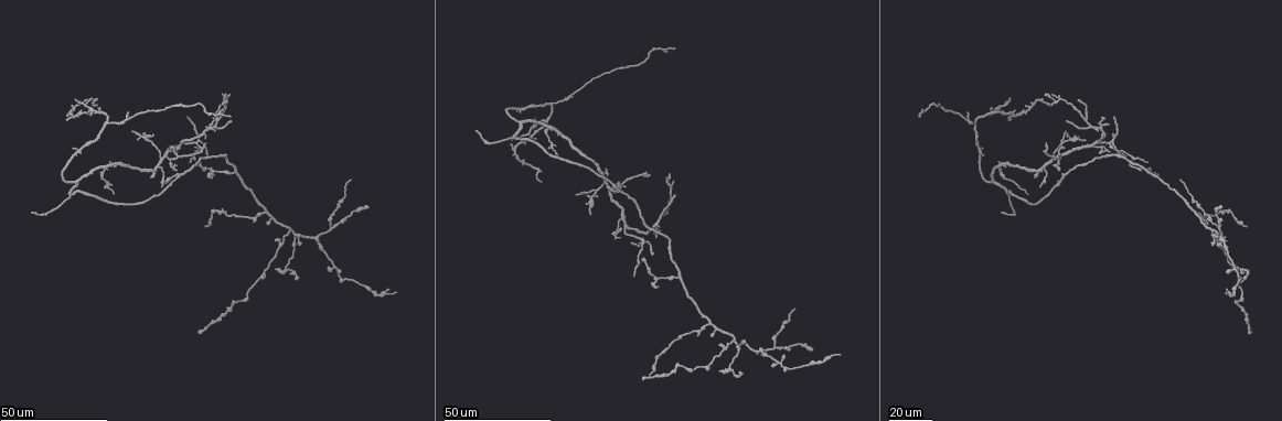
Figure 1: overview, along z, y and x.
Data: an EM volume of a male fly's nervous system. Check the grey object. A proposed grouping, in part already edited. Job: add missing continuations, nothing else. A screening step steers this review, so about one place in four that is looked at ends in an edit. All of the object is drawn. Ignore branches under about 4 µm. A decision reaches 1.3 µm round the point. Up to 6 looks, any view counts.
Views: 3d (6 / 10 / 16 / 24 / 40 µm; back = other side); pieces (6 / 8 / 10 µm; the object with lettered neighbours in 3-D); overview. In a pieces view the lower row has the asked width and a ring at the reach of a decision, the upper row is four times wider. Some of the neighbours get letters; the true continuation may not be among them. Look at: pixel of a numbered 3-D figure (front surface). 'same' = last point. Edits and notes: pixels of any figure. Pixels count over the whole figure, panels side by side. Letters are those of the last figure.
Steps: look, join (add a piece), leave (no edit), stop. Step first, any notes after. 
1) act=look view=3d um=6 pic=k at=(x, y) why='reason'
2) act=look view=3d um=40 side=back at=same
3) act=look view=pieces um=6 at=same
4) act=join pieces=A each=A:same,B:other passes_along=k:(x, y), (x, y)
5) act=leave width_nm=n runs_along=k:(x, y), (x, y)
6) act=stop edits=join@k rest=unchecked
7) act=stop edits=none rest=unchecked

act=look view=3d um=24 pic=1 at=(351, 178) why='thin end'

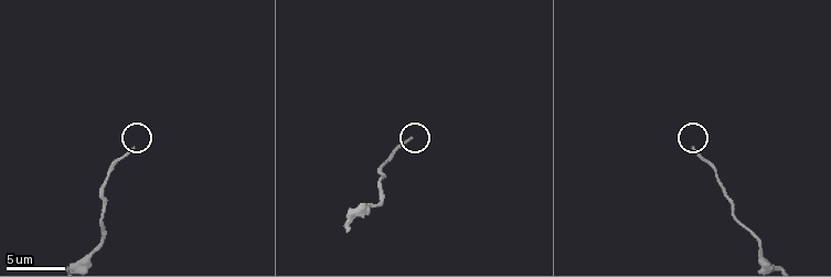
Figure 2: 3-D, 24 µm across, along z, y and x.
act=look view=pieces um=10 pic=2 at=(694, 147)

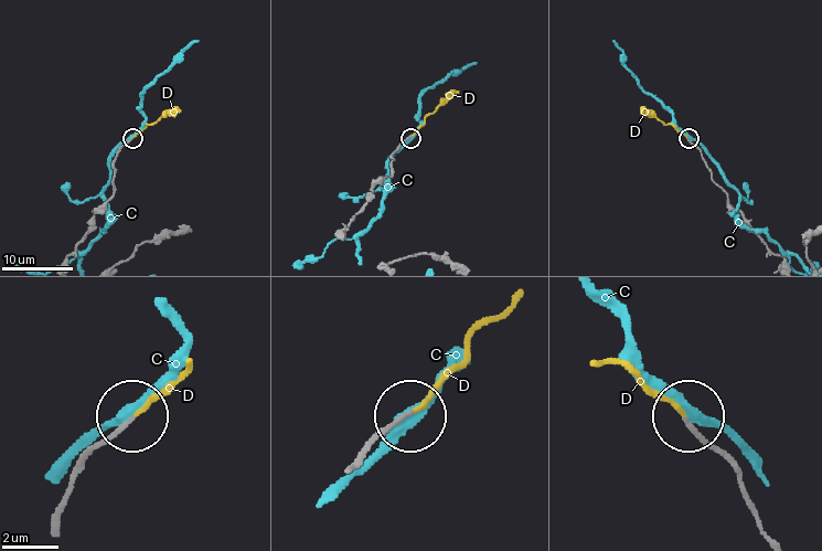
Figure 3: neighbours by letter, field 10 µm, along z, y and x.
act=join pieces=D width_nm=130 each=C:other,D:same found='the cell continues'

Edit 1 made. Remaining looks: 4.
act=look view=3d um=40 pic=1 at=(739, 372)

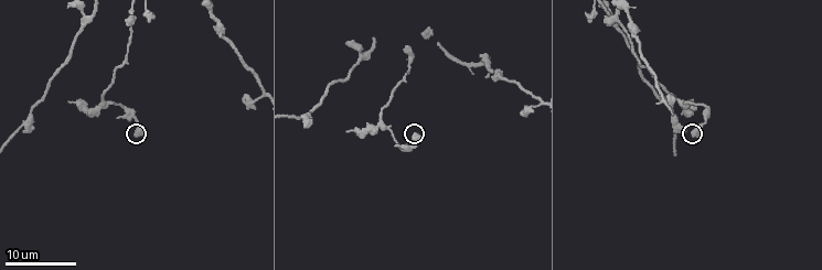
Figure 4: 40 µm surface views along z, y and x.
act=look view=pieces um=8 pic=4 at=(137, 136)

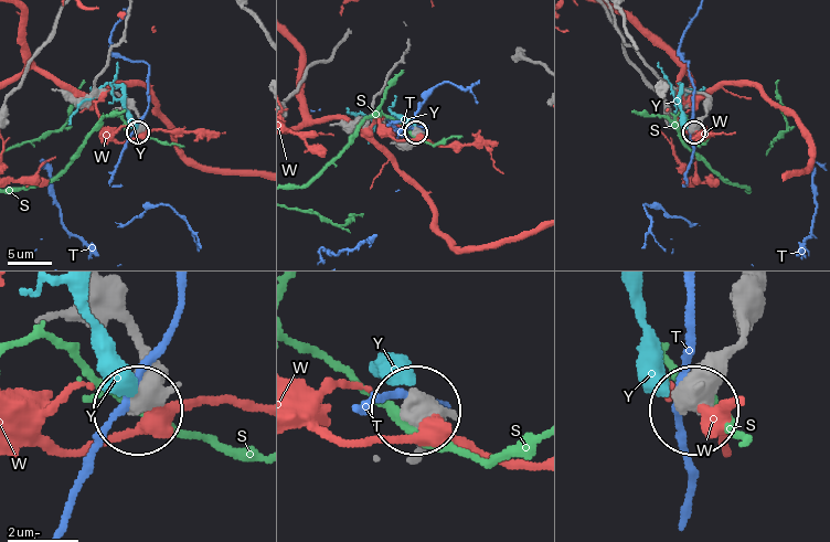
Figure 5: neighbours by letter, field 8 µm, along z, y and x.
act=leave each=S:other,T:other,W:other,Y:other runs_along=5:(94, 291), (132, 337), (139, 404) found='no lettered piece goes on from it'

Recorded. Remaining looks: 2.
act=look view=3d um=24 pic=1 at=(1052, 95) why='tapers out'

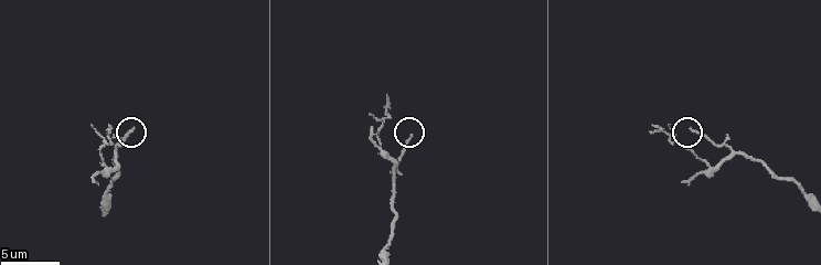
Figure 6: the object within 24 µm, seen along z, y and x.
act=look view=pieces um=8 pic=6 at=(691, 127)

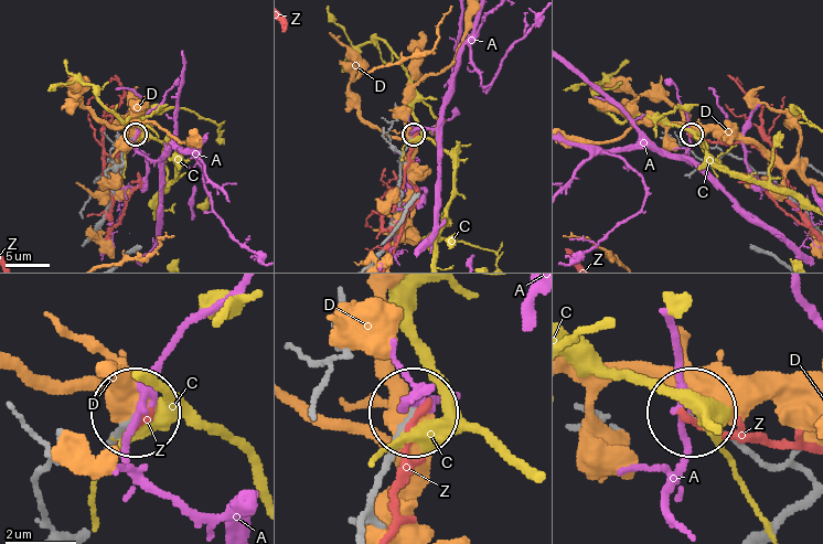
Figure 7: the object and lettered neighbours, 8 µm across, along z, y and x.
act=leave width_nm=130 each=A:other,C:other,D:other,Z:other runs_along=7:(360, 529), (410, 416) found='no lettered piece goes on from it'

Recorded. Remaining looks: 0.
act=stop edits=join@3 rest=unchecked

